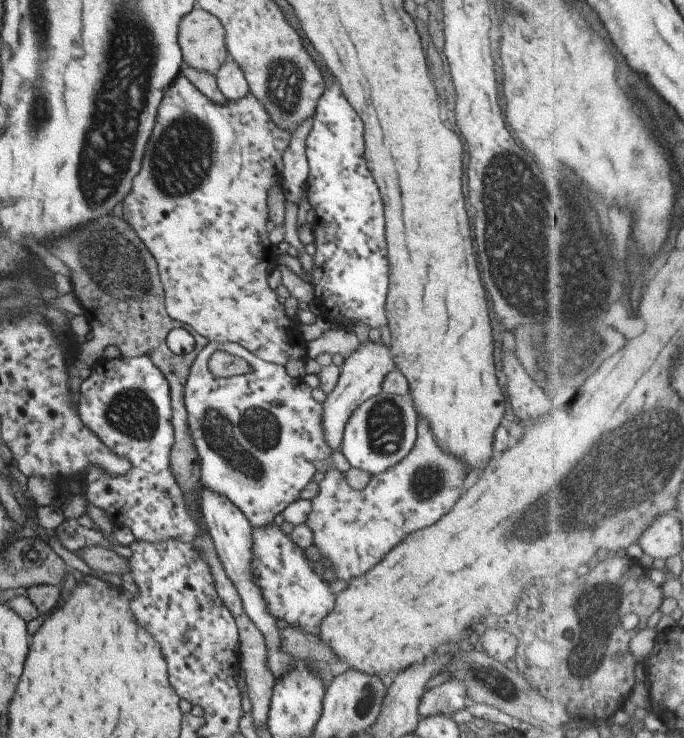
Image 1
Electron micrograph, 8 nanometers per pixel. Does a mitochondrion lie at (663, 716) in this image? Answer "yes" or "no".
no

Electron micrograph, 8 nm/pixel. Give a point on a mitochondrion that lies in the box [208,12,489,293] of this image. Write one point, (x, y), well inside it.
(283, 85)

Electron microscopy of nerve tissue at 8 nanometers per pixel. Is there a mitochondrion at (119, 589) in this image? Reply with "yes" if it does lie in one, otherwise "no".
no

